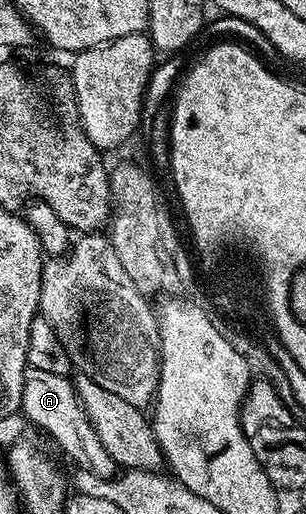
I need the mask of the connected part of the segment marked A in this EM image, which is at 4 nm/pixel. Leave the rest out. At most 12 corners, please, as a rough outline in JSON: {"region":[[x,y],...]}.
{"region":[[29,368],[20,410],[99,478],[117,473],[71,377]]}

